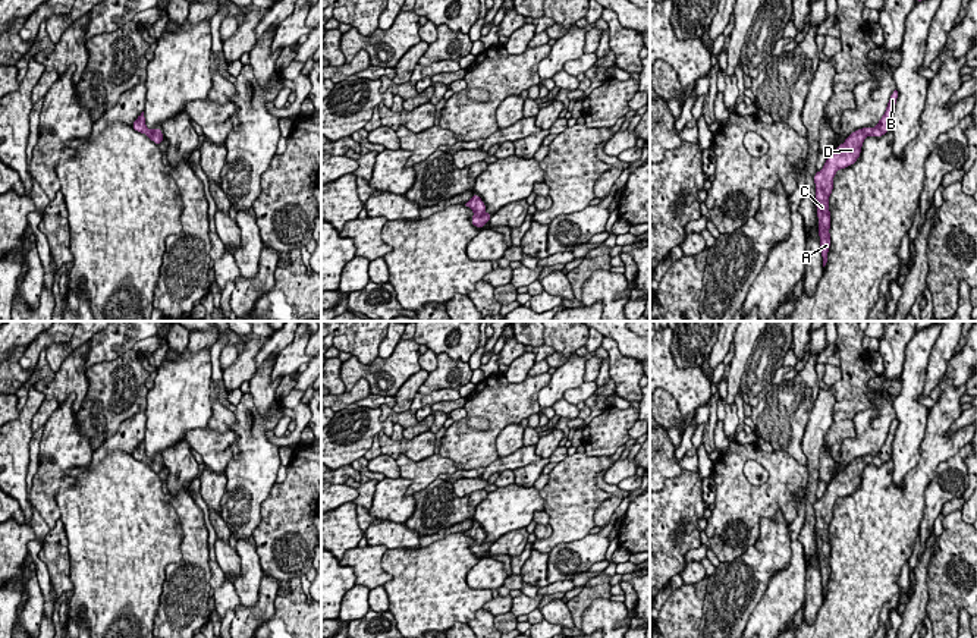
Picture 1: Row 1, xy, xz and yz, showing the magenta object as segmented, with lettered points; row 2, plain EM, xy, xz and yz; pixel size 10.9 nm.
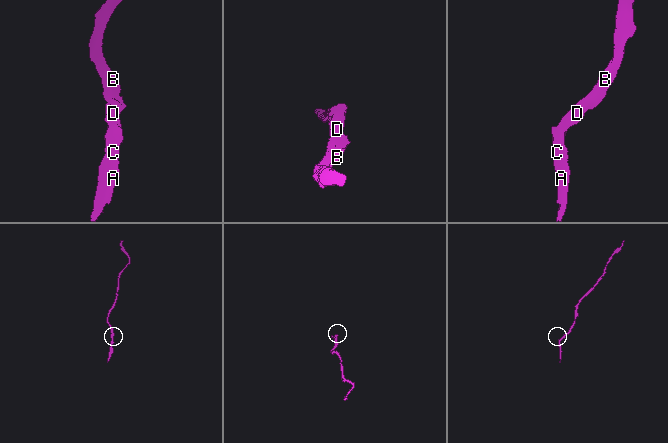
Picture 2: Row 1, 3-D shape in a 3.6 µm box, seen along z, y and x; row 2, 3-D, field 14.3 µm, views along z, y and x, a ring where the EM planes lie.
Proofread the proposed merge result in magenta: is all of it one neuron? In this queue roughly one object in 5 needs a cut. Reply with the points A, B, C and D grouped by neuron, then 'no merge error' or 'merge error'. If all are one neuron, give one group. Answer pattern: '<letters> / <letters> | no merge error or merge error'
A B C D | no merge error

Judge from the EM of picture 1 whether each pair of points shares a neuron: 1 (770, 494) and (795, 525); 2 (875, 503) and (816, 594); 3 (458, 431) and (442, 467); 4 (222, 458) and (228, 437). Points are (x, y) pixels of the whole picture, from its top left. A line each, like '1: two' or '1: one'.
1: two
2: two
3: two
4: one

